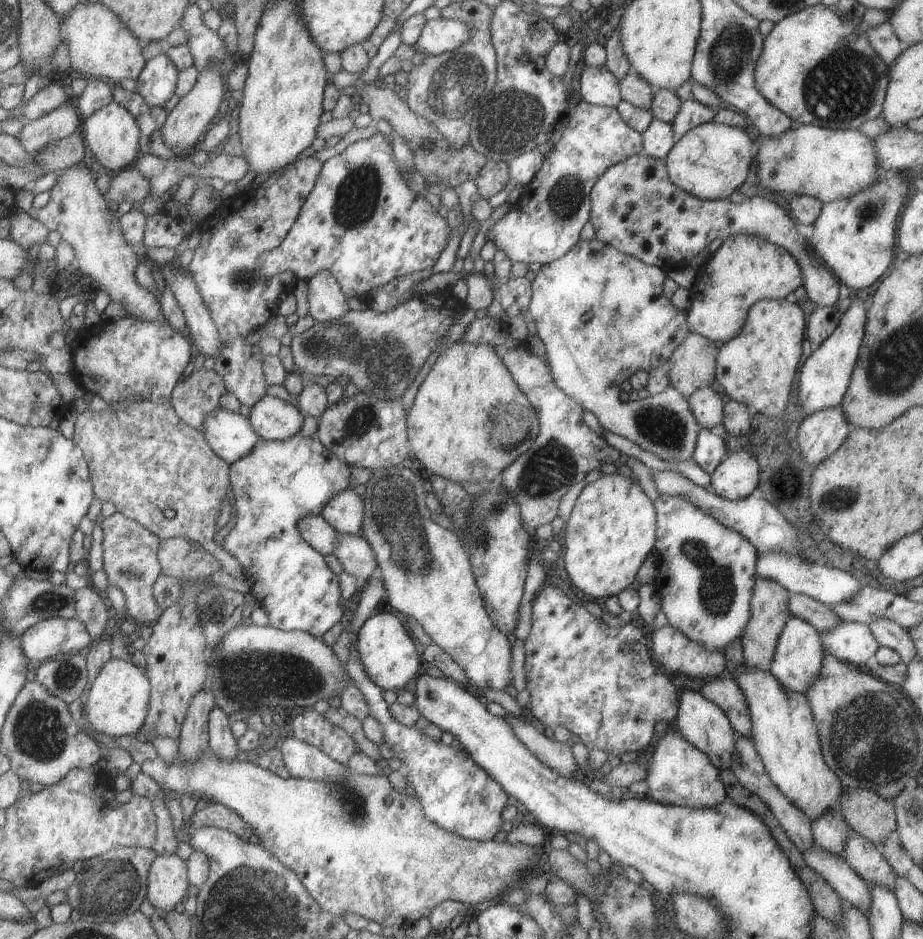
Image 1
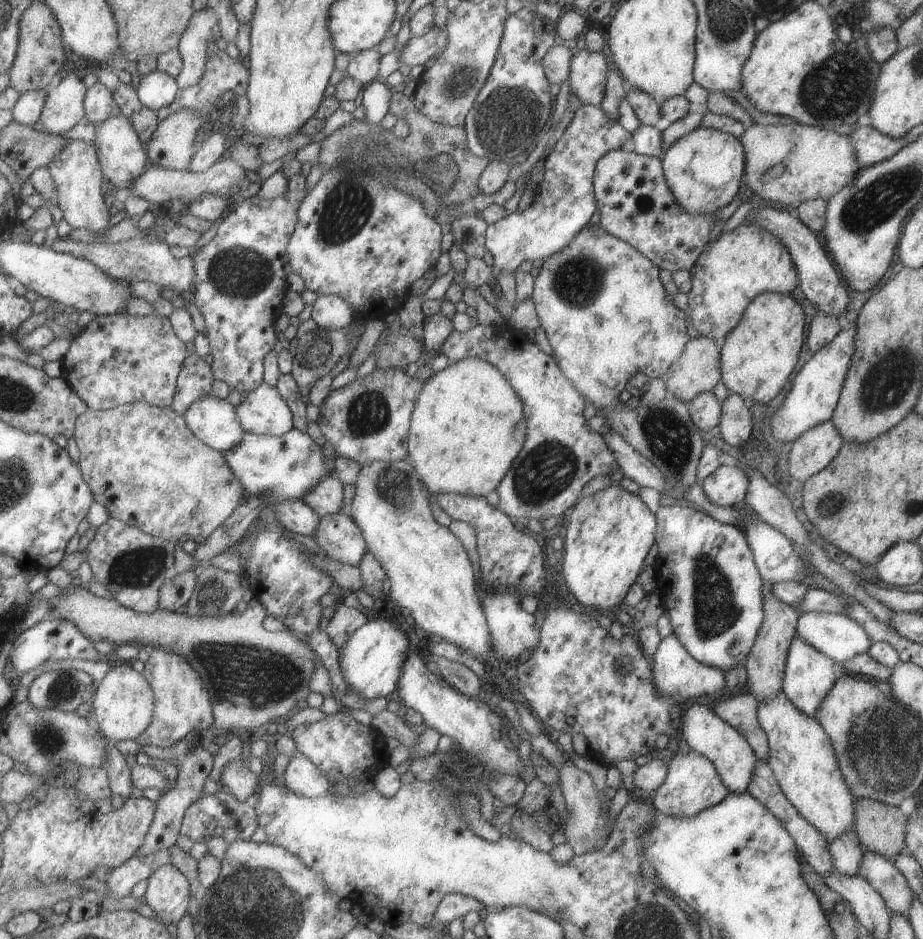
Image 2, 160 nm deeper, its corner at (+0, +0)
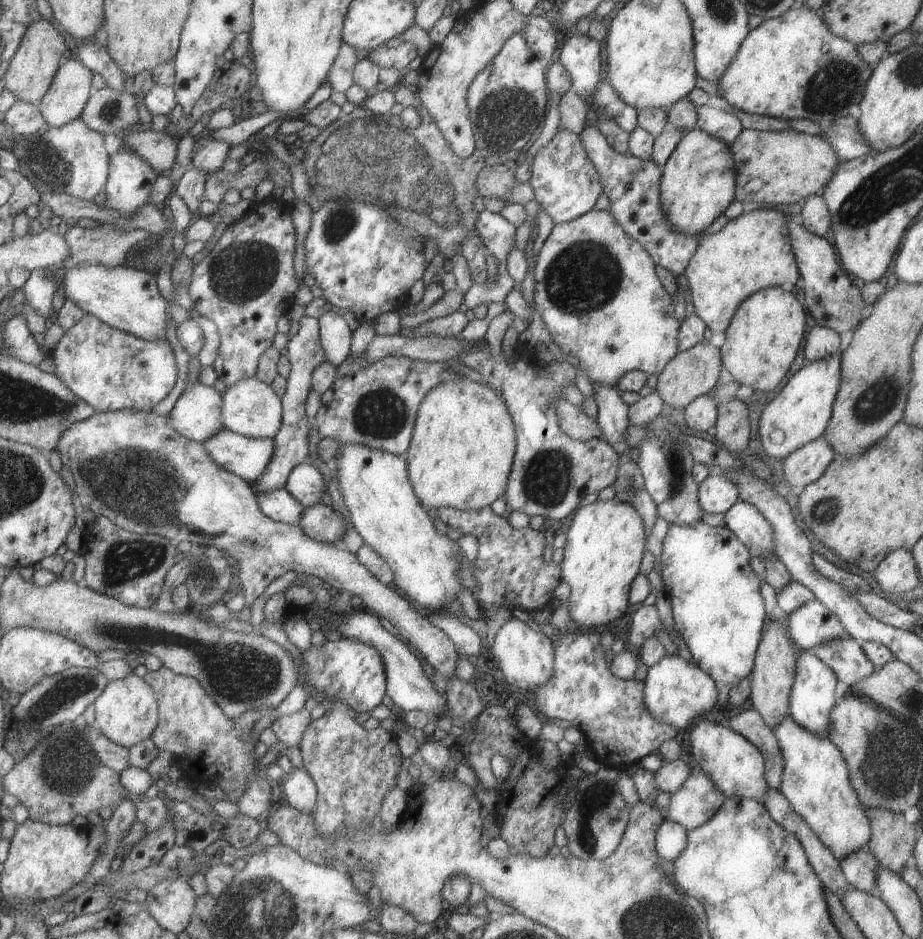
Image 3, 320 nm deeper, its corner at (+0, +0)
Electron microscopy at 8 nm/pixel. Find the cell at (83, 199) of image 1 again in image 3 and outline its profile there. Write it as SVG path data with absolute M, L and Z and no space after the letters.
M75 118L61 127L47 124L42 131L23 135L11 144L11 152L18 159L20 172L29 176L39 191L69 194L93 202L93 198L107 186L111 156L105 146L105 136L89 128L82 118Z

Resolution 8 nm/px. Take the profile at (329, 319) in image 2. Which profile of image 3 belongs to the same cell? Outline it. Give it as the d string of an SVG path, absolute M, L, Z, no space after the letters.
M331 310L323 312L317 322L323 356L328 364L337 367L349 355L353 323Z

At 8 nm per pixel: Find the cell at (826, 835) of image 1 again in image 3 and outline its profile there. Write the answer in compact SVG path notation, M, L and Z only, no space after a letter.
M867 848L849 852L840 861L840 868L846 882L850 887L857 888L866 894L874 894L877 866L877 860Z

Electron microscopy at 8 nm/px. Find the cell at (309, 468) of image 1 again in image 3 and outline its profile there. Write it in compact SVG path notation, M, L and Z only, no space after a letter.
M225 428L207 438L202 446L219 468L249 483L263 474L275 450L273 438L248 438Z

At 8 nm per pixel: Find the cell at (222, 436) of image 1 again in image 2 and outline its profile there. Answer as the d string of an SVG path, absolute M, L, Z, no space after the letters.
M211 394L192 402L182 417L200 440L220 453L235 446L245 433L236 419L234 406Z

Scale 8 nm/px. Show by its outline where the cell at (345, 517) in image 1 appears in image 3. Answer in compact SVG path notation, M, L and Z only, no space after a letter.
M301 462L289 472L284 488L303 508L309 508L311 504L319 504L327 486L323 481L323 474L311 464Z

